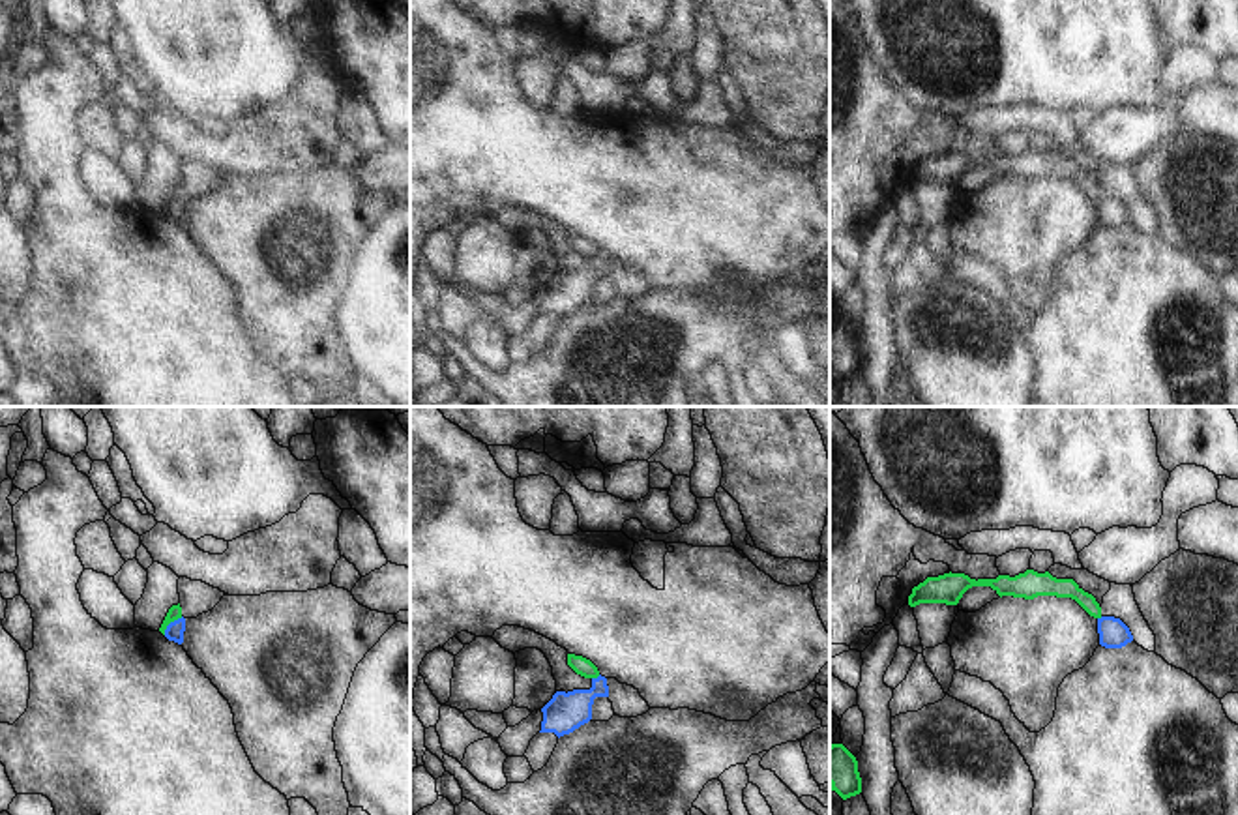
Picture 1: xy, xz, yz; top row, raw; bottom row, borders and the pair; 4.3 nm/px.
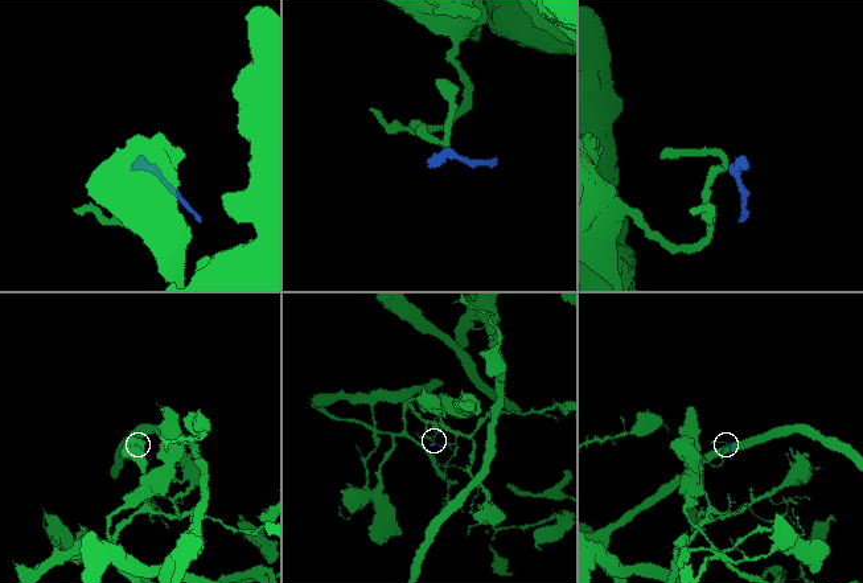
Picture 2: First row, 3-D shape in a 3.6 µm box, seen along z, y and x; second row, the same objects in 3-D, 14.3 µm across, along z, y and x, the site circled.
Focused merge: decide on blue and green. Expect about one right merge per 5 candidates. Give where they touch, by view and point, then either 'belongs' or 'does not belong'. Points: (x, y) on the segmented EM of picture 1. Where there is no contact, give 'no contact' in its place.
xy (171, 622) | does not belong

